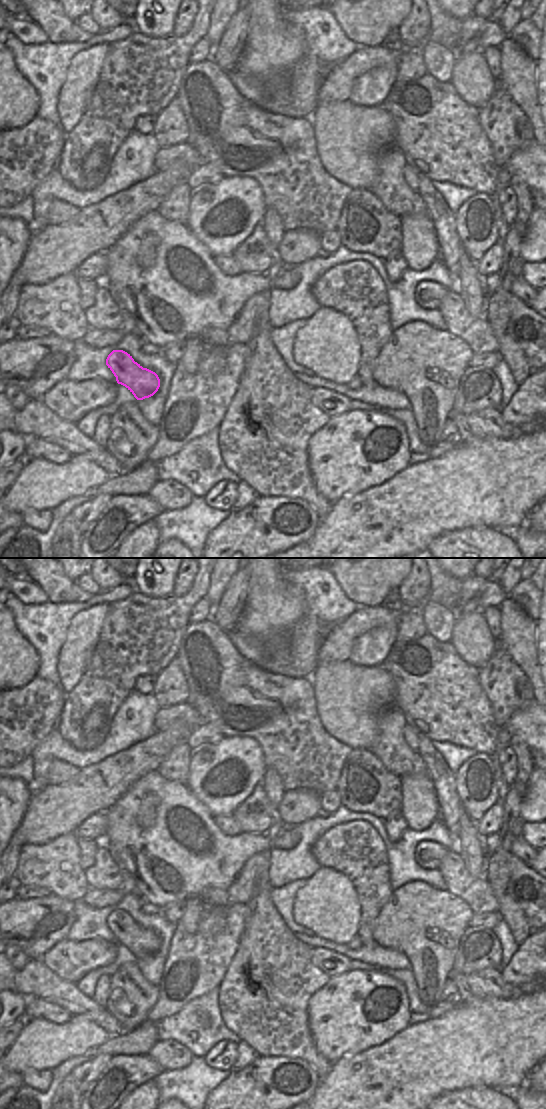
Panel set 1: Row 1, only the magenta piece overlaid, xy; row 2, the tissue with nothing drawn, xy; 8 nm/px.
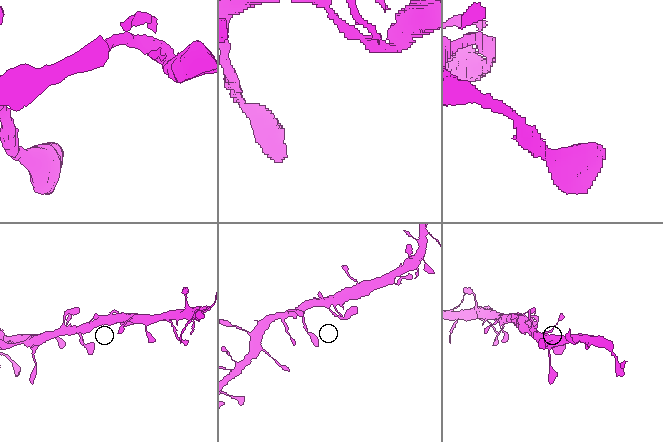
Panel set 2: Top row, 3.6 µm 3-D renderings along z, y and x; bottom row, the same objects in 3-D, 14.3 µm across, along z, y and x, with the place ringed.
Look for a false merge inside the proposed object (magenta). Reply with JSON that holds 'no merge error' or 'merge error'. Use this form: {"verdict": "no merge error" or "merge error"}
{"verdict": "no merge error"}

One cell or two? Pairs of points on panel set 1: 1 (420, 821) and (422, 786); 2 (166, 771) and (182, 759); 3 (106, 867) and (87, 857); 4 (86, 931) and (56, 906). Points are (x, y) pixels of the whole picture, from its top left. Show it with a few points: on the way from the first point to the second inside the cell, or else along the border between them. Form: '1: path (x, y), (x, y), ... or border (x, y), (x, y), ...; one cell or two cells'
1: path (420, 812), (420, 795); one cell
2: path (170, 769), (178, 762); one cell
3: border (98, 842), (94, 861), (84, 870); two cells
4: border (74, 900), (75, 920), (65, 937); two cells

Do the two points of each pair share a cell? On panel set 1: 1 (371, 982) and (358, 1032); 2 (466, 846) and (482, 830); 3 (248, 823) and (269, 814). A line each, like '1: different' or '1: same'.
1: same
2: different
3: same

